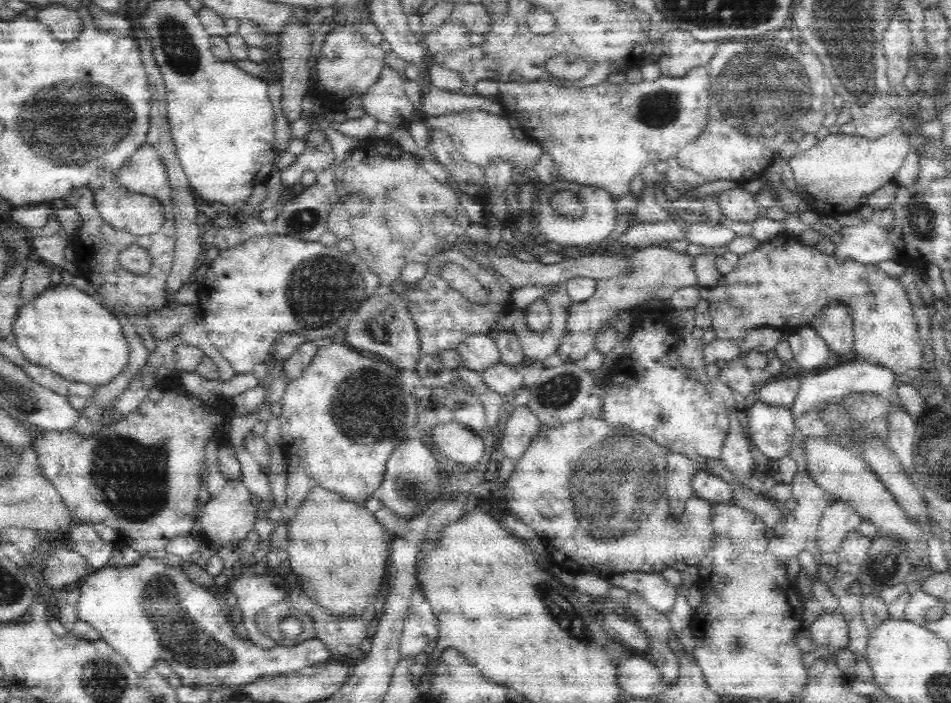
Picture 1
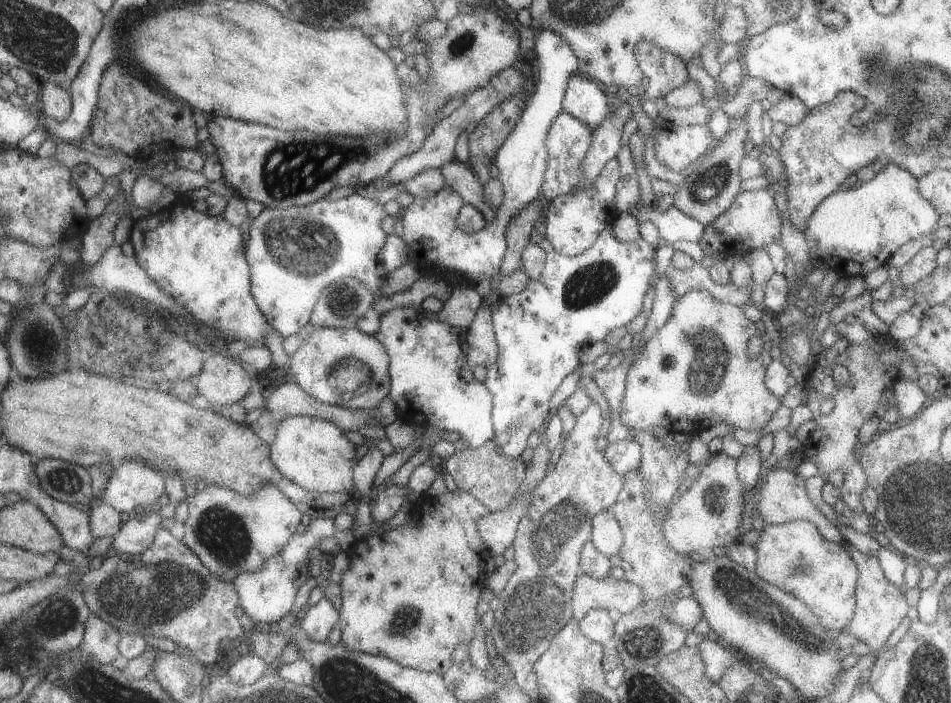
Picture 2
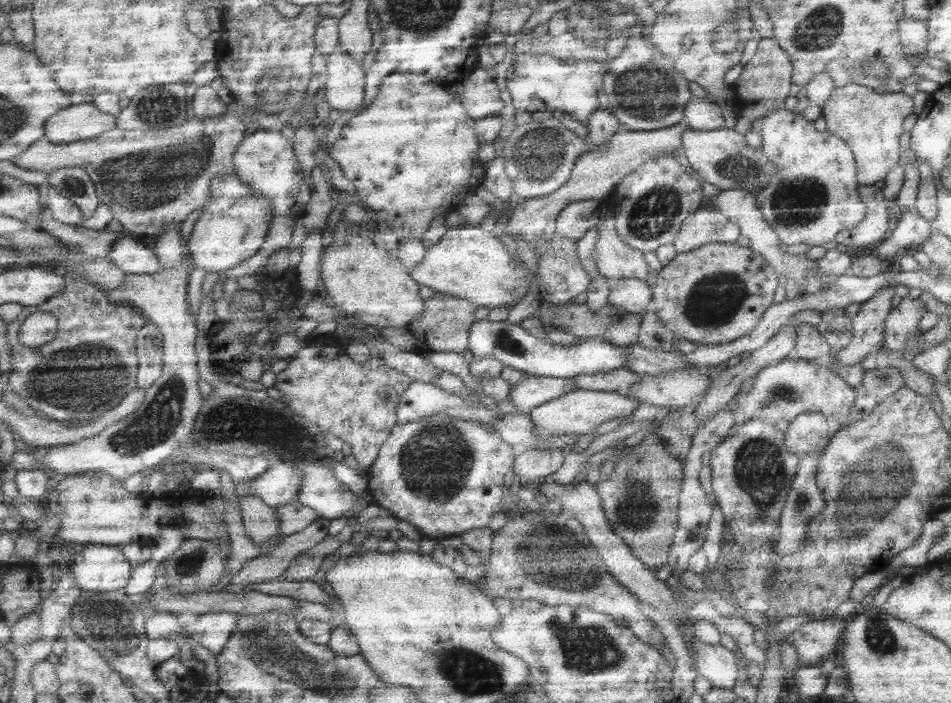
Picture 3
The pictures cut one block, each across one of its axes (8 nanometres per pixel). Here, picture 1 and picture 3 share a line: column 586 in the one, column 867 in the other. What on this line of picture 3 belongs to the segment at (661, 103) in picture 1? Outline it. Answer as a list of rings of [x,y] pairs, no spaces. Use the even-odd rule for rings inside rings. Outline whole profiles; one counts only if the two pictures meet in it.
[[[855,83],[835,88],[821,107],[825,131],[840,138],[852,152],[858,185],[879,185],[899,159],[899,135],[905,116],[912,113],[912,97],[902,92],[881,93]]]

